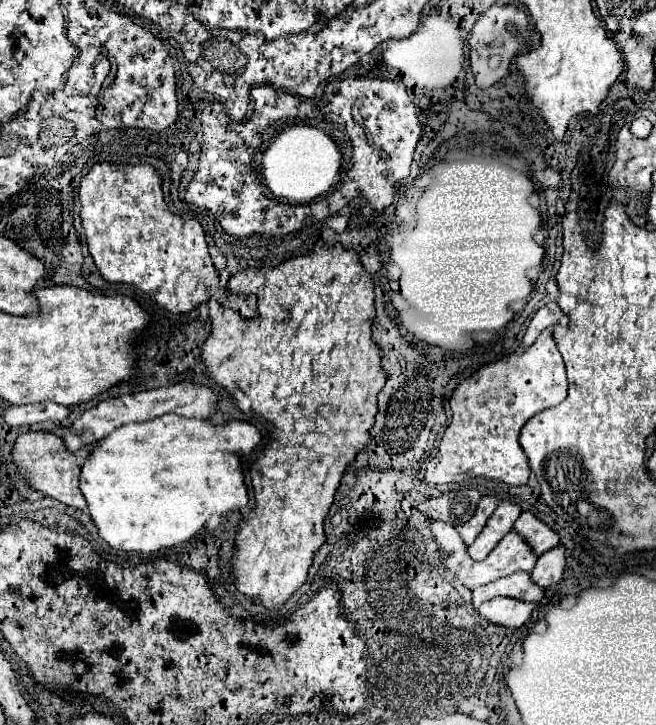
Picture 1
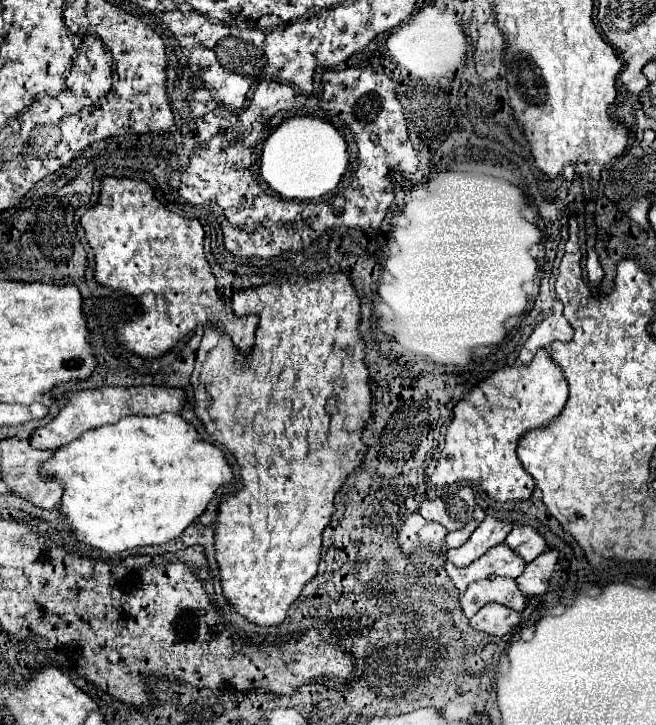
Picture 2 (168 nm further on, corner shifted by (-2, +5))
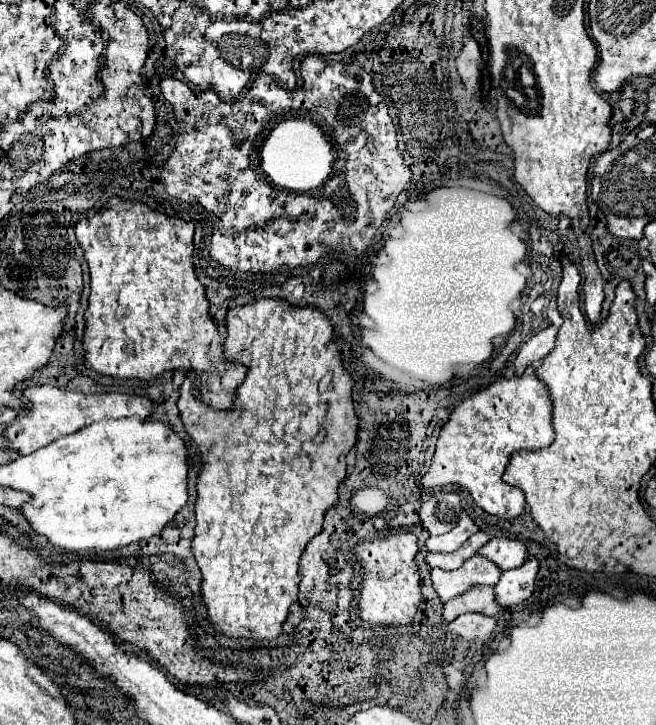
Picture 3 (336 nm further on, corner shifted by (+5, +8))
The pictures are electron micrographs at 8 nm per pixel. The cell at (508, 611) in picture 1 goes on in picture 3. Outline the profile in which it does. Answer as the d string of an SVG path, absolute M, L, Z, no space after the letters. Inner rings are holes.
M466 613L448 623L448 631L464 641L488 641L496 629L496 619L480 613Z

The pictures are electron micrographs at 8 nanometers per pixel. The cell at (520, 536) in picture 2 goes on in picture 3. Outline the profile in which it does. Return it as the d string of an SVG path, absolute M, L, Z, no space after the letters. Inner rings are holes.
M492 537L482 549L478 549L478 555L496 563L498 569L508 571L520 567L526 561L526 547L524 543L508 537Z

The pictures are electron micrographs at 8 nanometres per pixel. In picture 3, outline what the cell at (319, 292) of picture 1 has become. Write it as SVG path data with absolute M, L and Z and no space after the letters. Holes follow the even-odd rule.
M260 299L256 303L230 309L230 313L226 317L226 327L228 327L228 337L226 337L224 357L232 363L248 367L246 383L238 389L234 411L232 413L216 411L216 409L208 407L206 403L202 403L200 399L196 399L196 395L194 395L194 389L198 387L196 375L184 379L182 389L180 389L180 399L178 399L178 409L180 409L184 429L190 435L190 439L196 443L196 447L202 455L202 463L204 463L198 471L198 483L196 483L196 507L194 507L196 529L194 529L194 539L192 539L192 553L194 553L194 559L196 559L200 573L202 573L200 595L202 595L202 603L208 611L210 625L226 637L272 641L272 639L282 635L282 623L286 621L288 609L296 601L296 595L298 595L300 555L304 553L308 541L322 531L324 515L332 505L336 505L338 485L346 477L346 455L356 445L356 433L358 433L358 417L356 417L354 405L352 405L352 385L354 383L352 383L350 375L346 373L346 369L342 367L340 349L336 347L336 343L332 343L332 325L318 309L310 309L310 307L296 309L296 307L290 307L282 299Z

